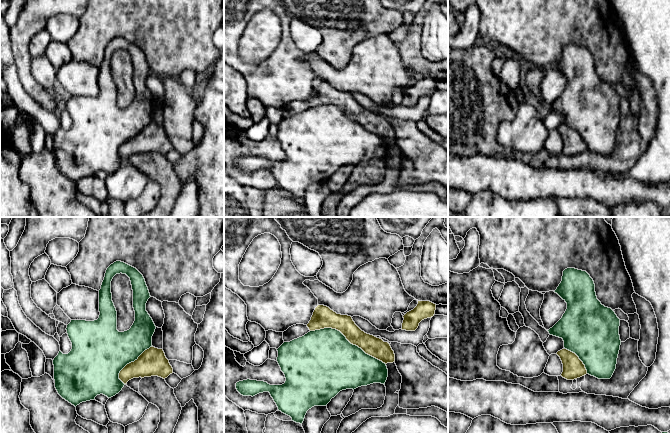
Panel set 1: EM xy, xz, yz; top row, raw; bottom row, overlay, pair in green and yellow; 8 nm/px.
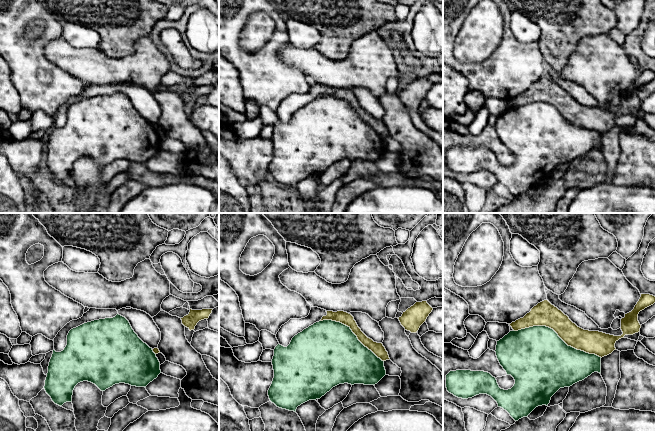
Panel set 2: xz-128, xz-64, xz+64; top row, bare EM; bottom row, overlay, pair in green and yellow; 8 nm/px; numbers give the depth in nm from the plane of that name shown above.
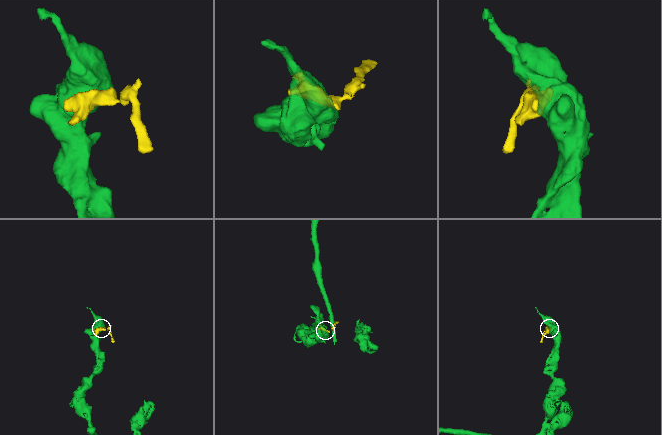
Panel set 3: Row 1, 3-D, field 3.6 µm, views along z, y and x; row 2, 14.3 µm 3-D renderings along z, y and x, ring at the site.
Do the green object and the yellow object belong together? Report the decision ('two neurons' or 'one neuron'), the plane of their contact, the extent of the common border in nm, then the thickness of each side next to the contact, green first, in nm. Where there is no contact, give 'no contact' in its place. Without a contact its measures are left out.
two neurons | xz | 650 nm | 500/160 nm

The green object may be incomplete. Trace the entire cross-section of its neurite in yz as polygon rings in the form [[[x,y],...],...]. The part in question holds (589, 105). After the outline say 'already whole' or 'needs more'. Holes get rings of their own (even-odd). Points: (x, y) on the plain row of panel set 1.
[[[565,45],[562,57],[554,68],[567,79],[567,85],[562,94],[547,107],[563,115],[564,124],[579,133],[587,150],[598,155],[610,155],[616,145],[621,121],[620,95],[611,84],[605,83],[597,75],[594,57],[586,47]]]; already whole

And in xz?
[[[332,104],[310,107],[302,113],[284,118],[277,127],[277,138],[286,154],[284,160],[270,161],[264,157],[247,155],[237,158],[236,165],[241,171],[252,173],[269,168],[278,186],[300,200],[309,185],[326,182],[340,167],[373,159],[385,161],[388,153],[385,139],[366,130],[351,120],[340,107]]]; already whole

